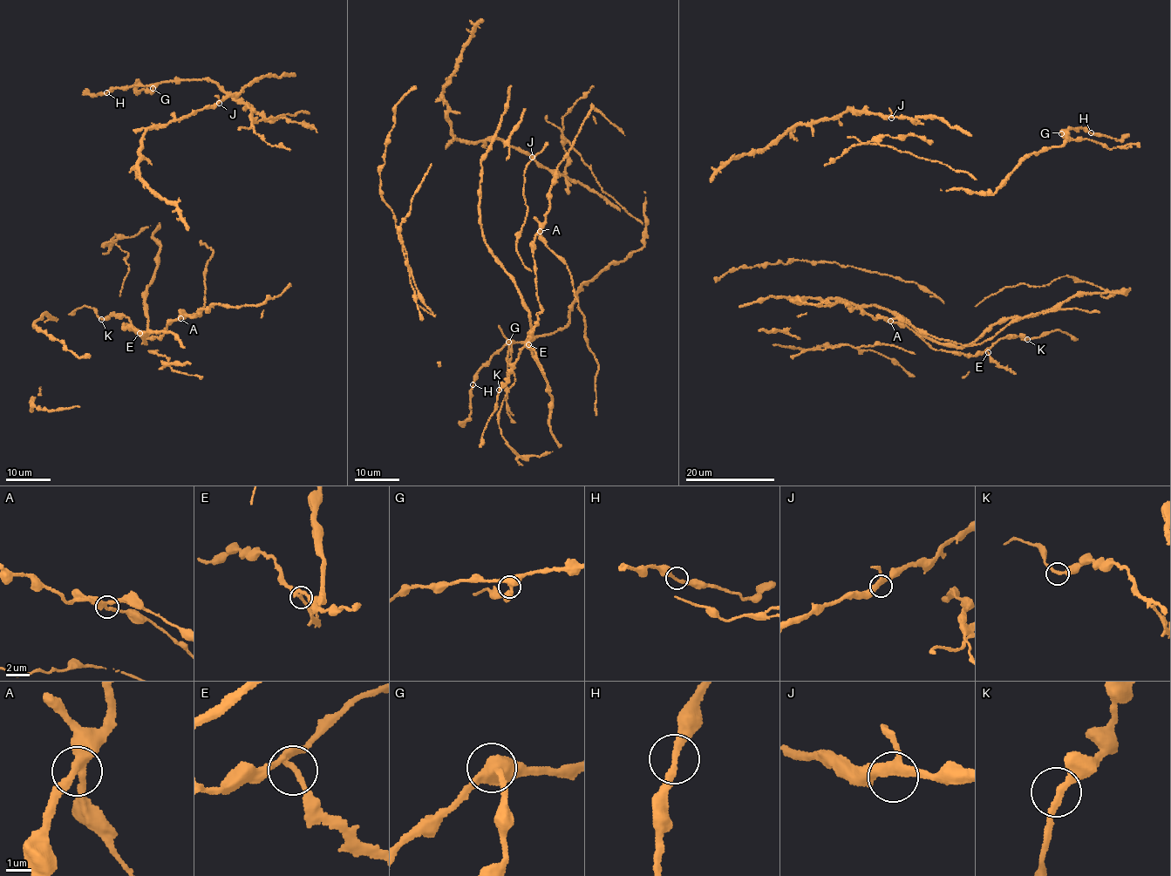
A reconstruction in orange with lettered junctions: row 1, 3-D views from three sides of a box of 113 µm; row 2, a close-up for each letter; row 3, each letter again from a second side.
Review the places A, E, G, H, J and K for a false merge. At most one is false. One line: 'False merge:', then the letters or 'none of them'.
False merge: E

